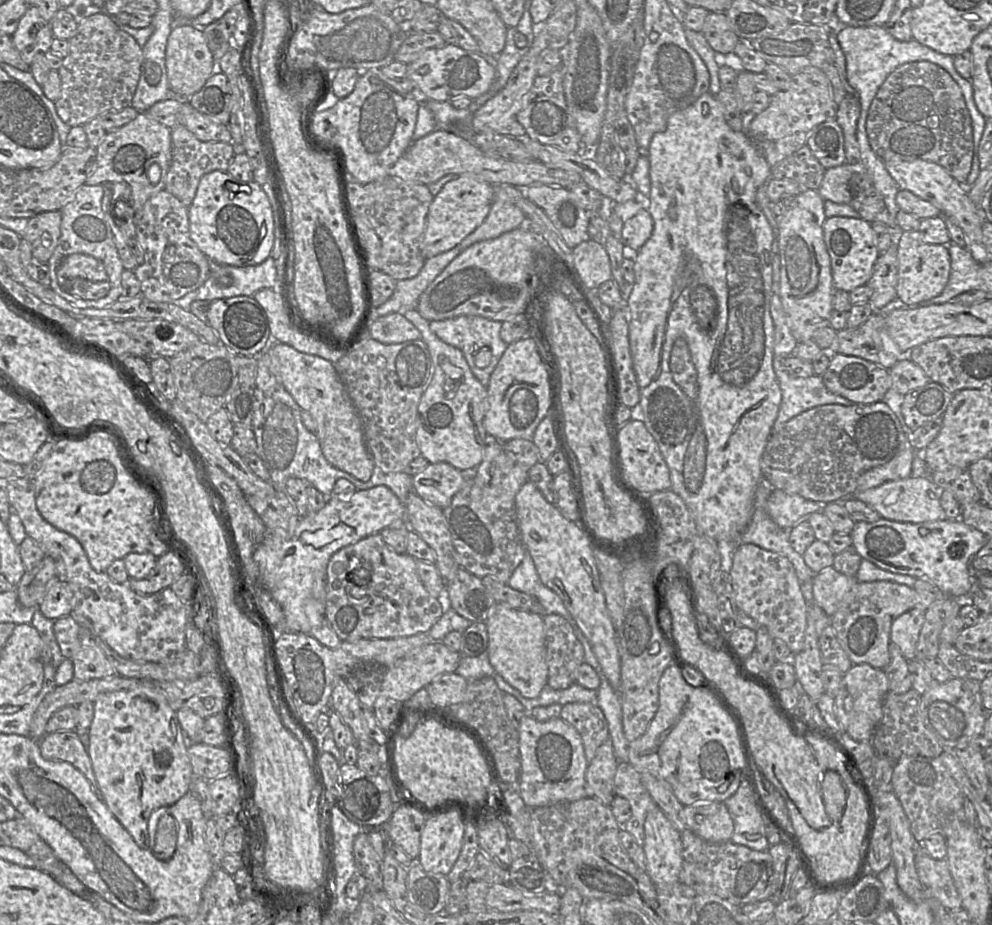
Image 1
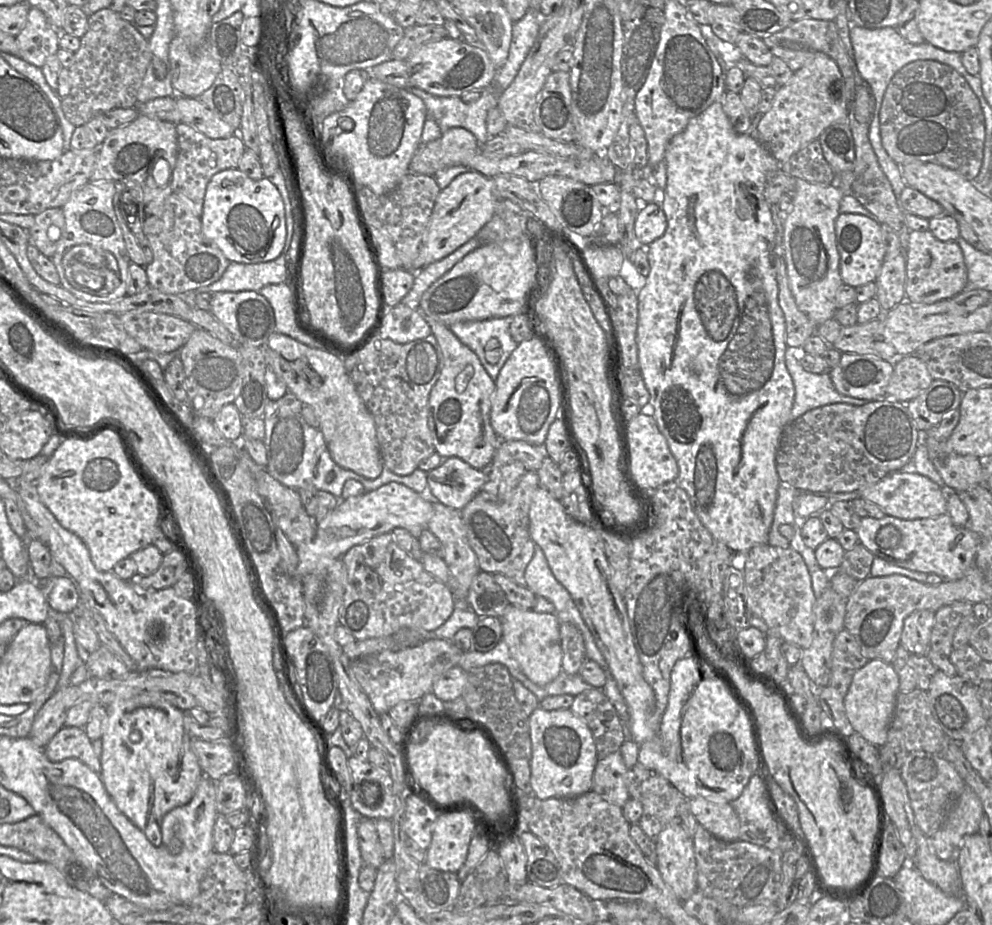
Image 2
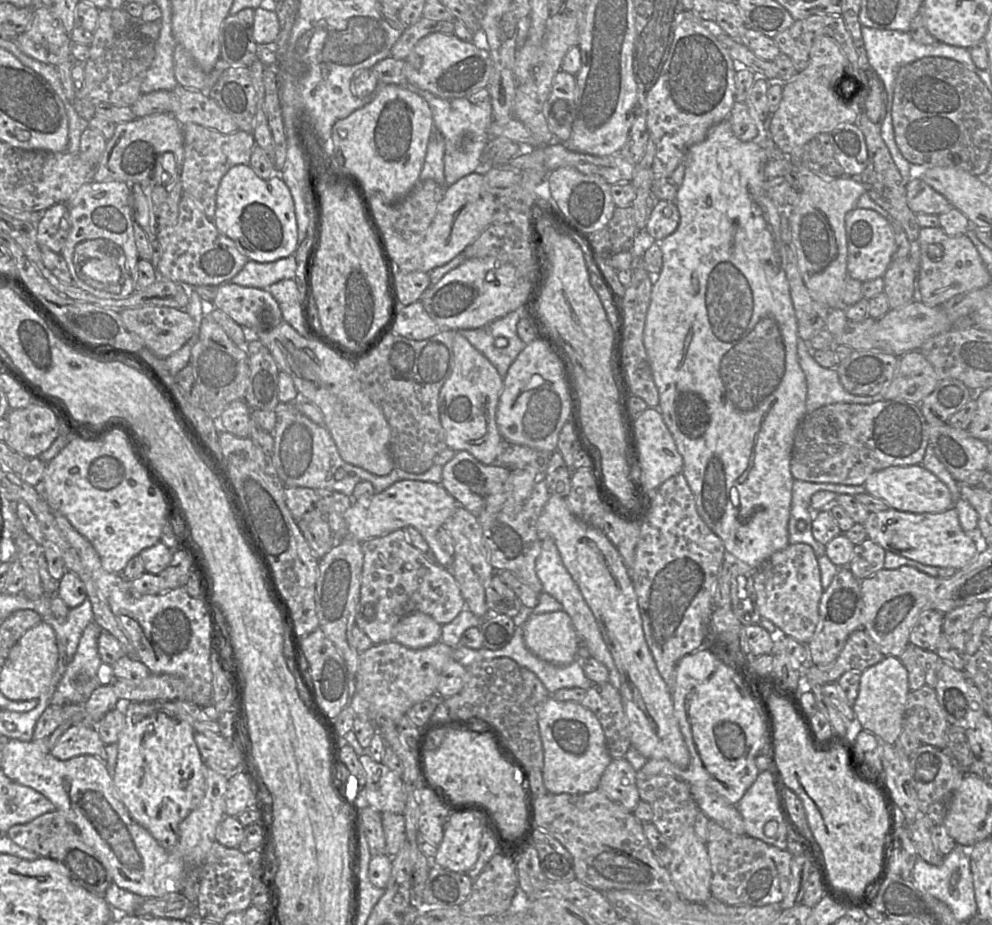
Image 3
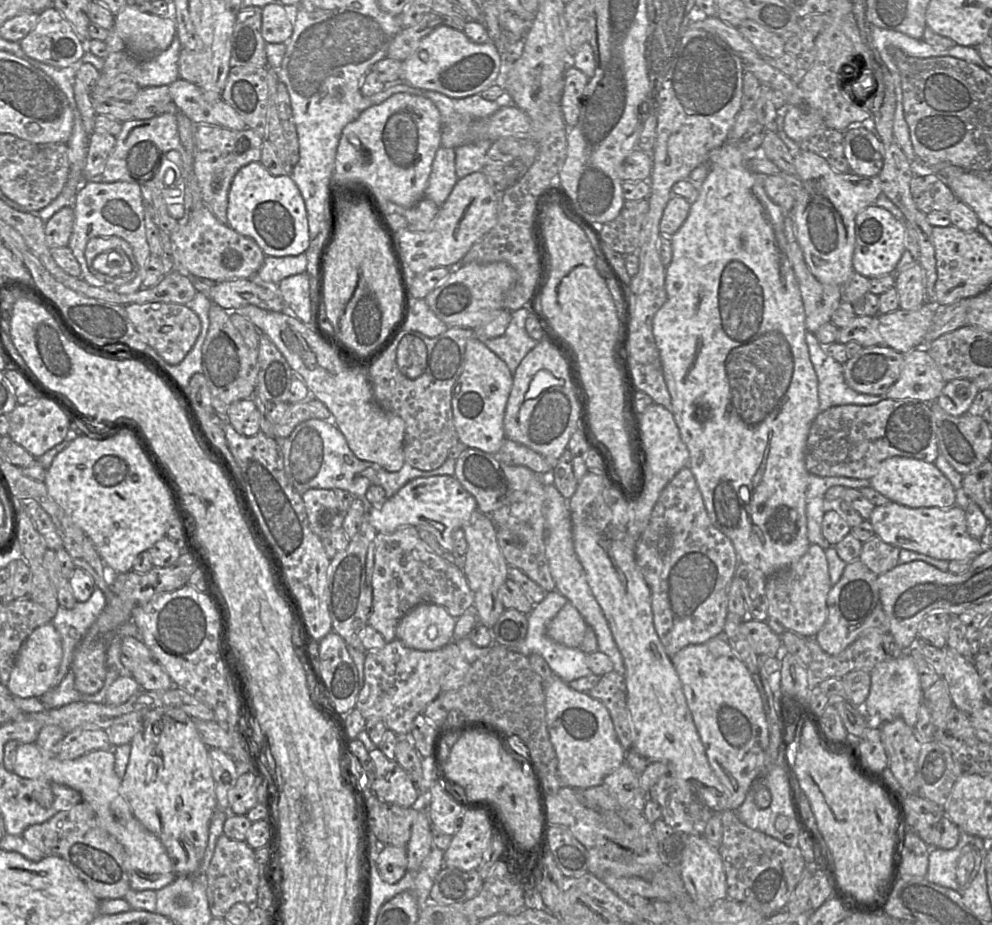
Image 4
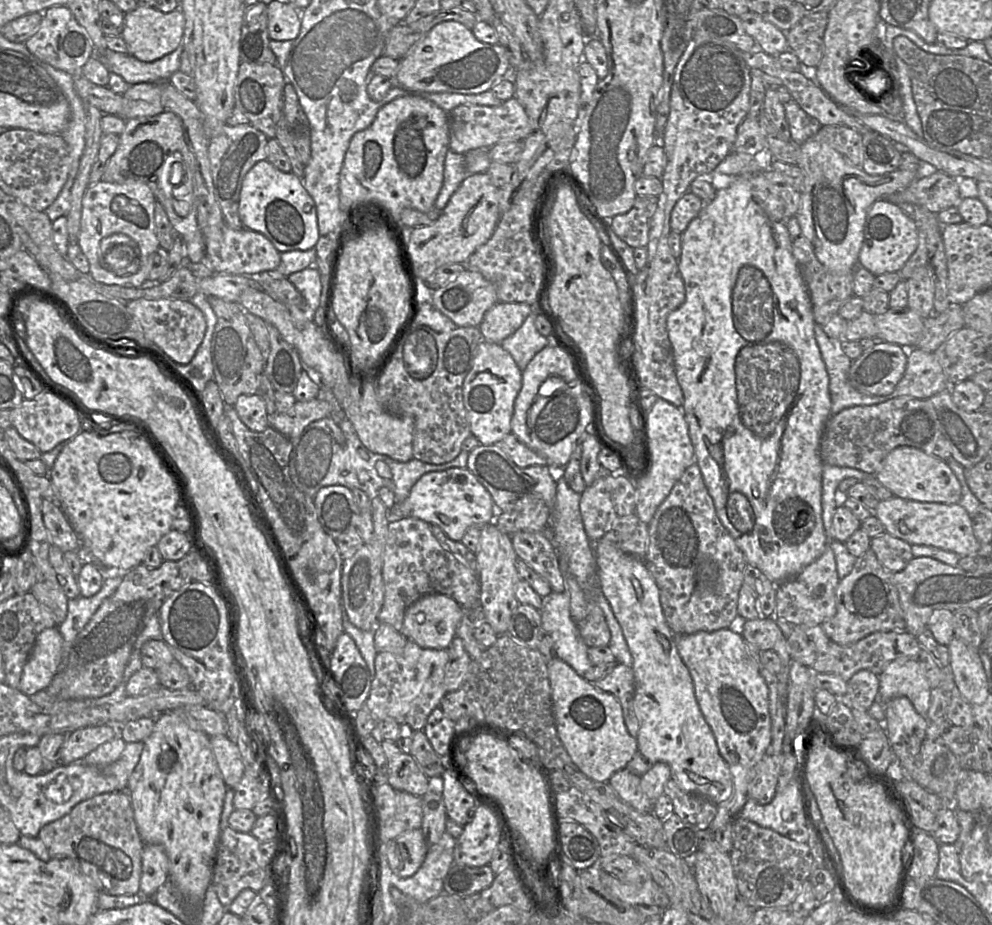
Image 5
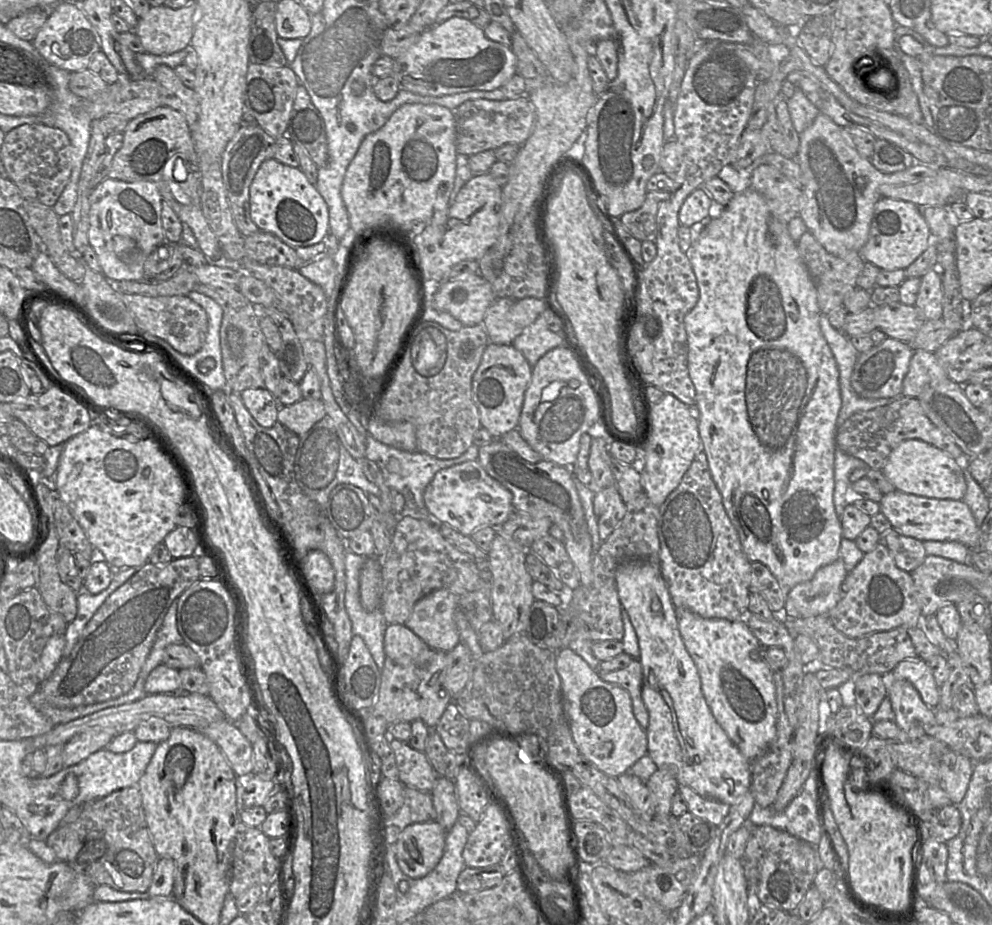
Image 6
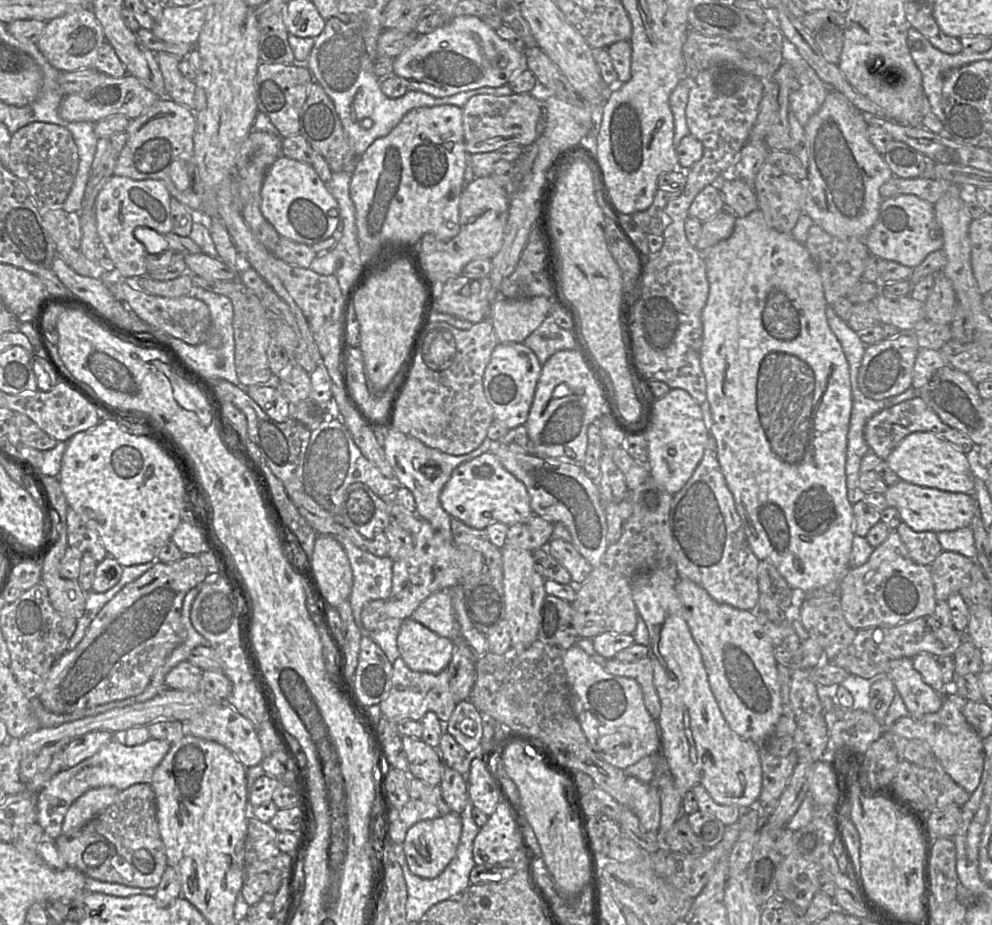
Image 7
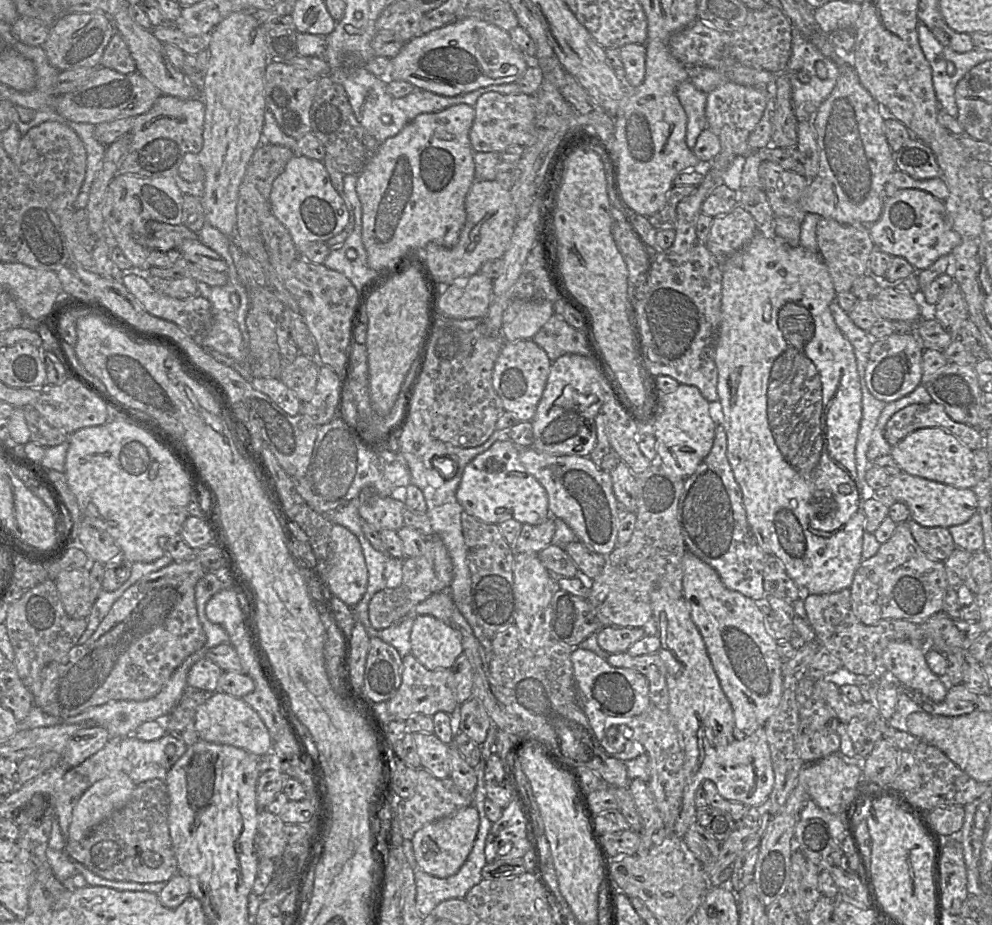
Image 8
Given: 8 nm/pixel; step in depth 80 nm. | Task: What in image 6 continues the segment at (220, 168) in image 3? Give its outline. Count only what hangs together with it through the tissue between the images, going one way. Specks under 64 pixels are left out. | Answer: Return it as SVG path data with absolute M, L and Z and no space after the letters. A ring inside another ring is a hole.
M242 125L221 156L222 181L227 192L233 220L243 236L261 231L250 217L250 186L261 164L273 158L275 139L259 126Z

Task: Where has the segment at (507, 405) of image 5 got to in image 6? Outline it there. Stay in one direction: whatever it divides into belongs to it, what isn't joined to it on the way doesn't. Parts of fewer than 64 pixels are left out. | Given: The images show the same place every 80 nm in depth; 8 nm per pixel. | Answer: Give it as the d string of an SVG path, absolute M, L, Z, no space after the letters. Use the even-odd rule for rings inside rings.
M489 343L472 377L471 395L480 414L481 427L488 430L494 439L500 439L518 427L524 395L531 378L532 366L512 344Z

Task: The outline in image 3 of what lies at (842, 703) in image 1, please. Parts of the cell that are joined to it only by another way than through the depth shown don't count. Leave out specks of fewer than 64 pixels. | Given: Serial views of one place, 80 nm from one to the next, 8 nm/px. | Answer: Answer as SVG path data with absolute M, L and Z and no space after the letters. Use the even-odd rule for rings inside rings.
M886 656L861 674L857 698L852 704L861 728L871 732L882 743L894 743L903 732L903 718L910 689L908 673L898 657Z

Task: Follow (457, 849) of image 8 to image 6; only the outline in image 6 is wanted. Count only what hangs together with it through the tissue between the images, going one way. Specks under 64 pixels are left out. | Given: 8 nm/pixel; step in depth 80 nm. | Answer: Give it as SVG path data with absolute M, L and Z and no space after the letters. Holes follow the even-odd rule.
M438 821L407 826L394 844L401 871L413 879L429 874L443 856L447 832Z

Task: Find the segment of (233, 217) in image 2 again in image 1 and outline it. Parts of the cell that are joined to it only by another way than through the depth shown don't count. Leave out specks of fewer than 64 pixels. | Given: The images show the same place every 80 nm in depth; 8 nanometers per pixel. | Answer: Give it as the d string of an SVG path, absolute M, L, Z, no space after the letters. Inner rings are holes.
M213 171L204 175L199 182L195 198L188 207L190 238L200 251L211 261L233 267L254 266L271 256L276 239L280 239L281 254L286 248L286 226L282 219L283 204L272 192L273 203L256 182L240 182L226 171Z

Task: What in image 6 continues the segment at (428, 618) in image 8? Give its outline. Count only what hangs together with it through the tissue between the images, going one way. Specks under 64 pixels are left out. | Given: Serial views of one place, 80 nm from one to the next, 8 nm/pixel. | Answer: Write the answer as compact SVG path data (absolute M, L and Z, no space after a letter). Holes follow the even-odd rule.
M389 624L384 635L387 657L399 664L425 666L435 652L405 624Z

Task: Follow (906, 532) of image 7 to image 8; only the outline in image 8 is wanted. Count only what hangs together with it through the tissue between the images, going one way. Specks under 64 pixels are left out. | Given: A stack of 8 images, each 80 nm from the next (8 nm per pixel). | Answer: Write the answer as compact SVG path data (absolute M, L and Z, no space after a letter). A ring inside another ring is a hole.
M908 520L908 525L914 540L930 559L944 562L956 548L949 528L924 527L913 520Z

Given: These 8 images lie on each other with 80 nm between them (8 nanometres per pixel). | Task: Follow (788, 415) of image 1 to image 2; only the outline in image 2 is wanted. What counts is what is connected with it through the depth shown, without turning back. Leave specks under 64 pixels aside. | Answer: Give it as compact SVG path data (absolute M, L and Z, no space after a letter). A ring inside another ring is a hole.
M803 346L794 348L787 347L785 353L785 364L793 380L795 390L794 402L790 414L791 420L798 418L799 416L805 414L809 410L829 404L841 403L850 404L854 406L861 406L869 402L864 399L853 398L850 396L840 394L835 389L829 376L829 373L814 374L805 371L800 364L800 359L806 355L802 347Z

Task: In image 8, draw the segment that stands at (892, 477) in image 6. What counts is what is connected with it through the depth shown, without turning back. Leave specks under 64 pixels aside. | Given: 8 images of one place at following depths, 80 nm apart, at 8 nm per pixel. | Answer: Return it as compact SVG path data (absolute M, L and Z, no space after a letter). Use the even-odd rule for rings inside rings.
M939 428L919 429L892 447L892 458L903 472L959 489L972 489L975 484L974 451L956 437Z

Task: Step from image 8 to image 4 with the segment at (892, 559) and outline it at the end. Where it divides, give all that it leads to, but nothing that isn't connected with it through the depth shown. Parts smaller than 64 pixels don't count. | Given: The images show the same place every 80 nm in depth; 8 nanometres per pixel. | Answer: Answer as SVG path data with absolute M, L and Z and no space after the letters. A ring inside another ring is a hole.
M860 560L848 563L827 597L827 619L815 635L820 647L830 655L845 650L868 630L889 631L889 621L881 611L882 598L877 584L878 575L870 571Z

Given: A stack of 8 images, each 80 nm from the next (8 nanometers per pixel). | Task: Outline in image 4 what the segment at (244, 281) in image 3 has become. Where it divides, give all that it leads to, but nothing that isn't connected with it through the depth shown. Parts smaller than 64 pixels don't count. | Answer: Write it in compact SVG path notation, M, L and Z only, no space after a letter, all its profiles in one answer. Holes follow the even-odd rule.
M305 253L297 256L266 257L254 275L263 282L278 284L289 276L306 272L307 263Z

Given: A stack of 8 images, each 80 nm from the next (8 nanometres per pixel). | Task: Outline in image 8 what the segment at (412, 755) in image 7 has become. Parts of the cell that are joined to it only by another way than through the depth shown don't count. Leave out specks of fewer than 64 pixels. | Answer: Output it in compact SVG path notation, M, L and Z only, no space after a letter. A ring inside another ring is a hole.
M414 733L420 766L438 779L447 778L451 772L449 744L443 743L434 733Z

